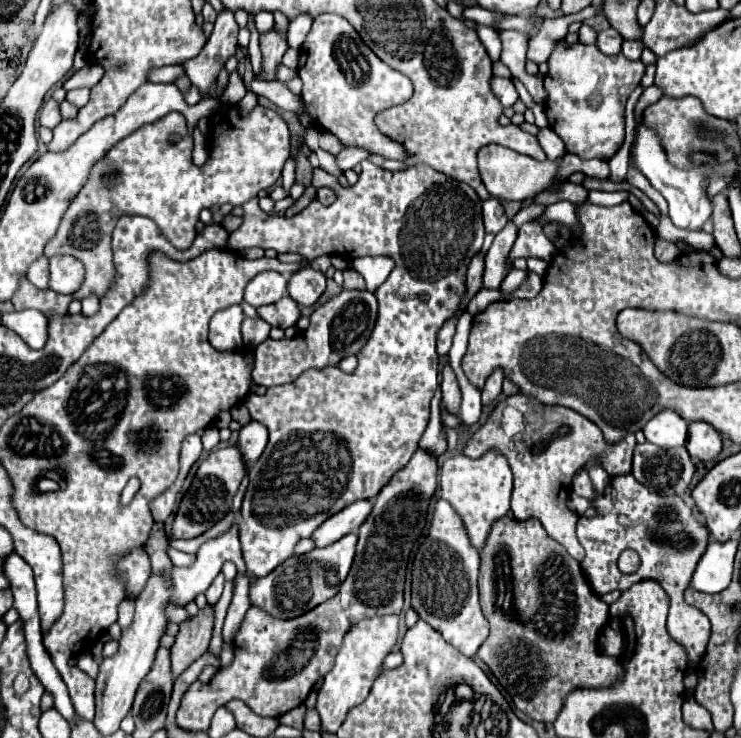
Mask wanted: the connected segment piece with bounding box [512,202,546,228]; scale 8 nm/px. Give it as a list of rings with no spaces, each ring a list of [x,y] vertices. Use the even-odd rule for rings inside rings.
[[[532,202],[530,206],[522,208],[522,210],[516,214],[516,218],[514,218],[512,222],[519,228],[524,222],[528,222],[528,220],[538,220],[538,218],[544,214],[544,210],[546,210],[544,204],[536,204],[536,202]]]

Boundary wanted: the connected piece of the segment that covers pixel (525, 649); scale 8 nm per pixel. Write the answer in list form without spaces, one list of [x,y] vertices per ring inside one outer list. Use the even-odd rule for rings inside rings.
[[[498,518],[498,522],[494,522],[492,530],[490,530],[490,538],[486,540],[486,546],[482,548],[482,554],[480,554],[480,580],[478,580],[478,588],[480,588],[480,606],[482,606],[482,612],[486,616],[486,620],[490,622],[490,636],[486,638],[486,642],[478,648],[476,656],[490,668],[490,672],[496,676],[496,680],[500,682],[500,686],[508,692],[508,696],[512,698],[514,706],[518,710],[522,710],[524,714],[528,714],[530,718],[534,720],[540,720],[540,722],[554,722],[554,718],[558,716],[560,708],[562,708],[562,702],[566,698],[568,692],[572,692],[574,688],[582,688],[582,686],[612,686],[614,682],[618,682],[622,678],[622,664],[618,662],[618,658],[610,658],[602,652],[602,646],[598,646],[598,638],[604,630],[604,626],[608,624],[610,620],[610,614],[608,614],[608,604],[602,602],[594,590],[590,588],[582,568],[580,568],[580,562],[576,562],[574,558],[570,558],[570,554],[566,552],[564,546],[560,546],[558,542],[554,542],[552,538],[548,538],[548,534],[544,532],[542,524],[538,520],[514,520],[514,518]]]

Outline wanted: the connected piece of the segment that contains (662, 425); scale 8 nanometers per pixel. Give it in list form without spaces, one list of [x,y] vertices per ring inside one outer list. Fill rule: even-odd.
[[[662,410],[642,428],[648,442],[662,446],[662,448],[676,448],[684,446],[686,442],[686,428],[688,422],[678,416],[674,410]]]

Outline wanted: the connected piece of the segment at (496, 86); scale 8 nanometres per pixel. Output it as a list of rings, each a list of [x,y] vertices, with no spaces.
[[[494,76],[494,78],[492,78],[492,90],[494,90],[494,94],[498,96],[498,100],[502,102],[504,108],[514,106],[514,102],[518,100],[518,92],[516,92],[512,80],[508,80],[508,78],[498,78],[498,76]]]

